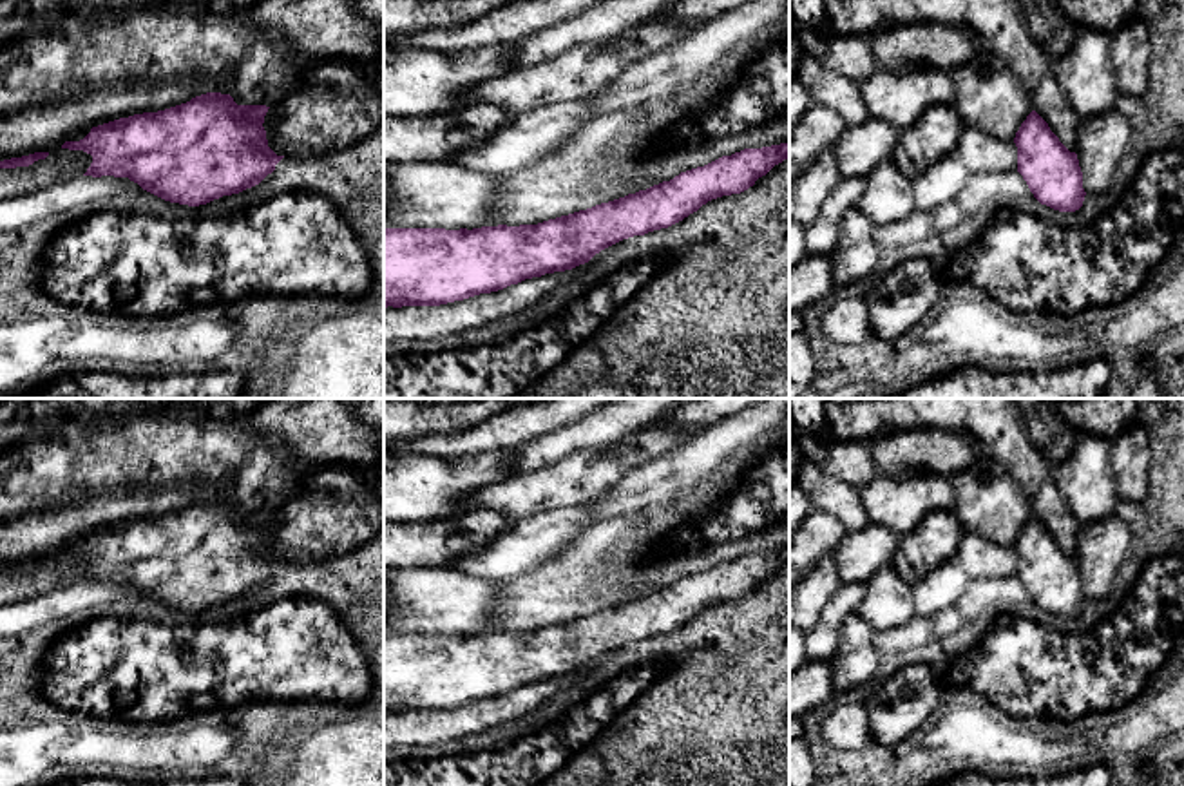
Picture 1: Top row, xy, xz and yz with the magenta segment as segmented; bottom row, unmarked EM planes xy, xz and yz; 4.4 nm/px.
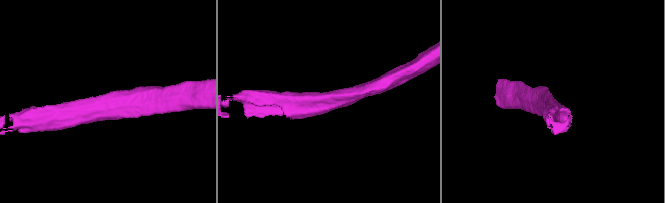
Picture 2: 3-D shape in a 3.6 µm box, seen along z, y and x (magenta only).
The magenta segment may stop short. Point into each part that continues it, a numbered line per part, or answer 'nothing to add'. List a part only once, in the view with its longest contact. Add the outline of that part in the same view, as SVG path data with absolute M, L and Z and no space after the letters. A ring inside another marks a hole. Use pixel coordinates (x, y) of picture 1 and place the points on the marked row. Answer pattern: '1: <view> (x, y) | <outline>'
nothing to add

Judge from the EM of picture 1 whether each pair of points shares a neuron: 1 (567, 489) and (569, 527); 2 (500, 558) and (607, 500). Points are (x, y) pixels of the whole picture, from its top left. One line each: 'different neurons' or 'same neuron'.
1: different neurons
2: different neurons

